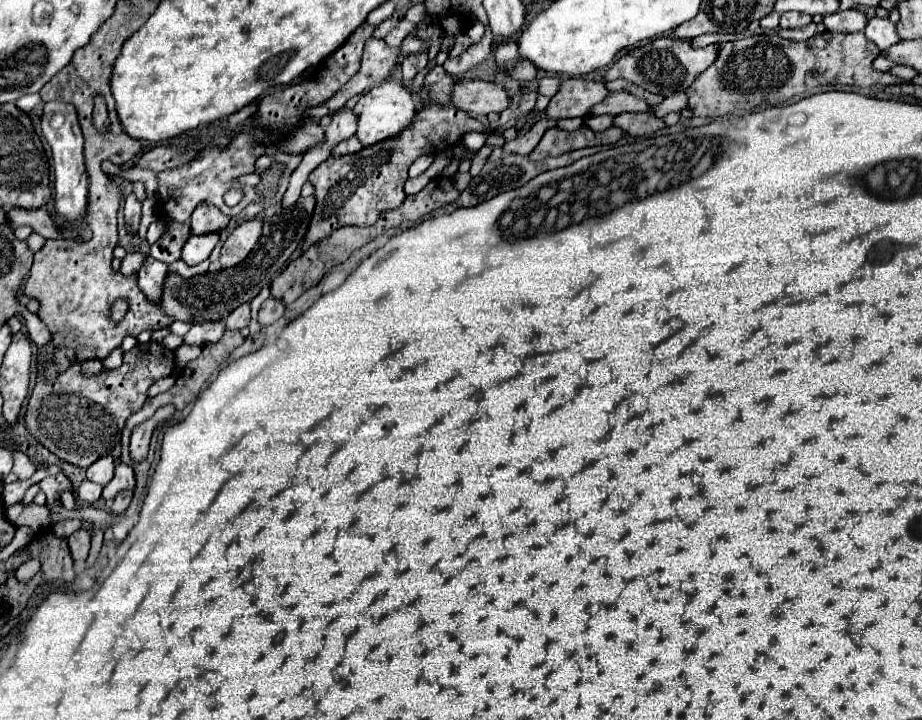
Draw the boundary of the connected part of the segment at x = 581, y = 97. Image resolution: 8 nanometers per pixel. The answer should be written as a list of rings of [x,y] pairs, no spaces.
[[[569,77],[561,81],[557,95],[551,99],[545,117],[585,117],[591,107],[607,97],[607,87],[601,81]]]

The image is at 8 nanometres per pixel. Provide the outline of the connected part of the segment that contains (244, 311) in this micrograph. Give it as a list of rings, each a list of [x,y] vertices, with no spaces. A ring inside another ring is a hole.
[[[249,303],[239,305],[239,307],[225,319],[227,329],[237,329],[237,331],[243,329],[243,327],[247,327],[249,321],[251,321],[251,305],[249,305]]]

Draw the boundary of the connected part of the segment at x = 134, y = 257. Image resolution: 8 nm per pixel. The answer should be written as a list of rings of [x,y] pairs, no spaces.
[[[129,253],[121,261],[121,266],[119,271],[126,276],[129,276],[133,273],[137,273],[143,265],[146,257],[141,253]]]

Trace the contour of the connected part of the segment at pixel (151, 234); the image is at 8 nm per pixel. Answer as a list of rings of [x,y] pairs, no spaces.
[[[156,220],[150,224],[146,239],[150,245],[154,244],[164,233],[166,226],[164,222]]]

